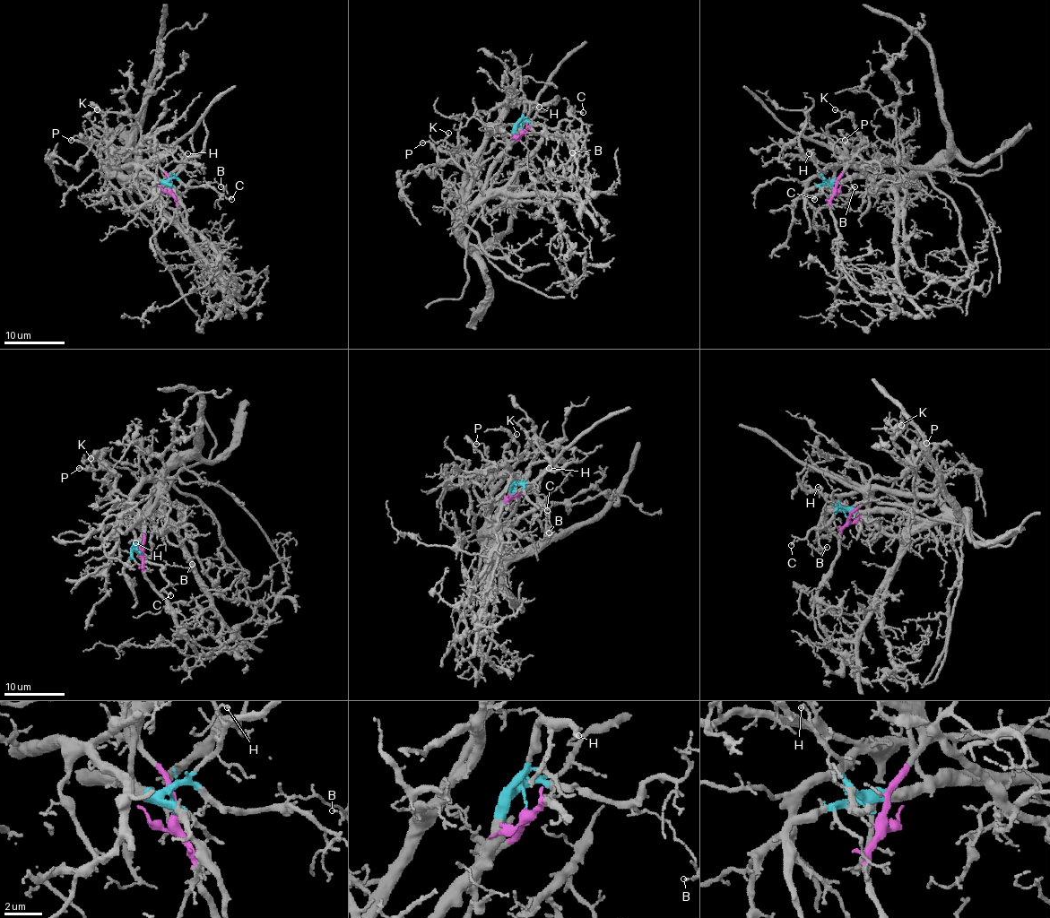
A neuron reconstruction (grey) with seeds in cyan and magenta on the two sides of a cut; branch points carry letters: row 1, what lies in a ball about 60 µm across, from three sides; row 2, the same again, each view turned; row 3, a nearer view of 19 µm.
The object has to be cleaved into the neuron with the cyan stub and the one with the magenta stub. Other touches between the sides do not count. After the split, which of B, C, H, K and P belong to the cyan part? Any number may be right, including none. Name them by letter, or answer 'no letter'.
B, C, H

